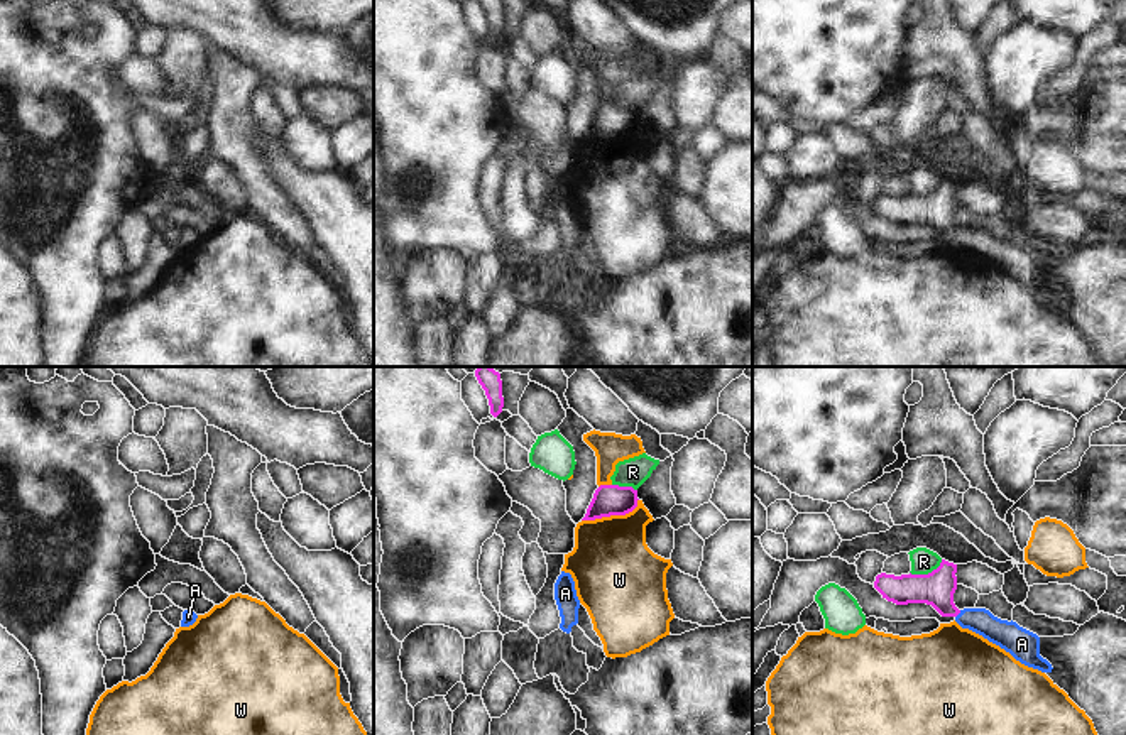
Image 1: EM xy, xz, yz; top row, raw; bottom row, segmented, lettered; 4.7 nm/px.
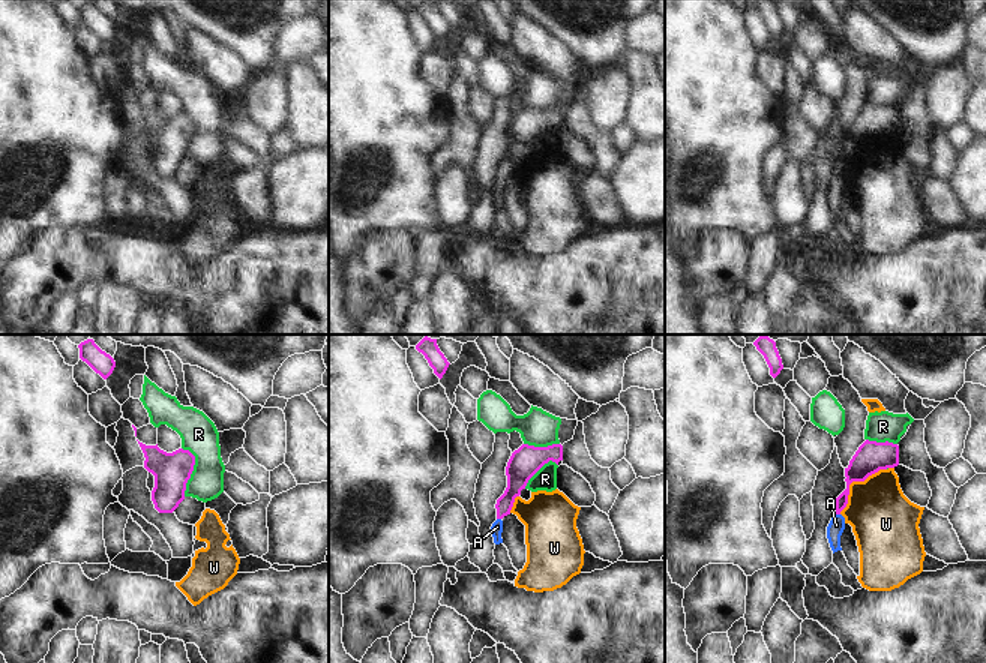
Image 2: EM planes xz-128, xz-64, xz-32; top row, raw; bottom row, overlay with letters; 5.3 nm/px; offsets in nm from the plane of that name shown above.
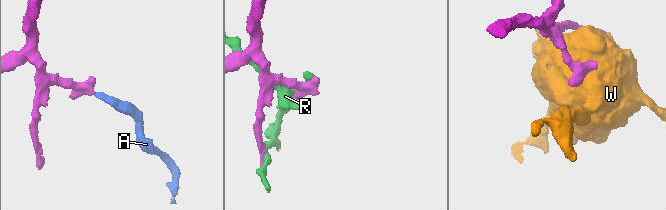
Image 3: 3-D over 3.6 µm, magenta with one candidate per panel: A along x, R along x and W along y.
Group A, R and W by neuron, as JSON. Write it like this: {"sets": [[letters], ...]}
{"sets": [["A"], ["R"], ["W"]]}

